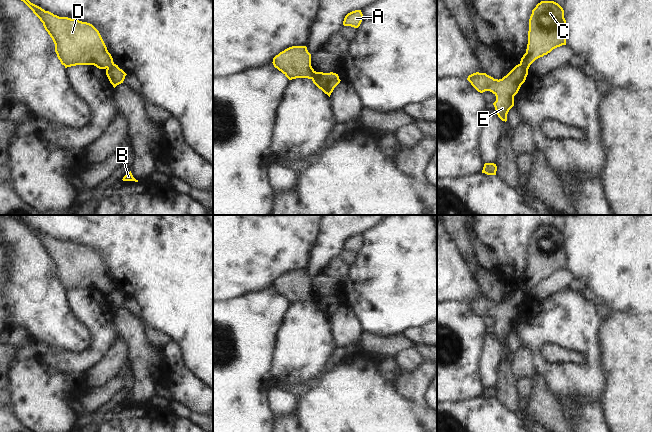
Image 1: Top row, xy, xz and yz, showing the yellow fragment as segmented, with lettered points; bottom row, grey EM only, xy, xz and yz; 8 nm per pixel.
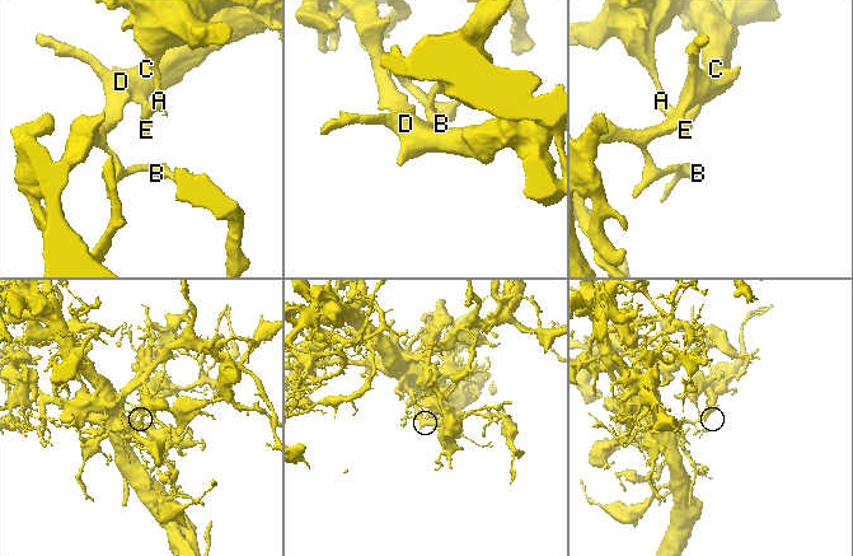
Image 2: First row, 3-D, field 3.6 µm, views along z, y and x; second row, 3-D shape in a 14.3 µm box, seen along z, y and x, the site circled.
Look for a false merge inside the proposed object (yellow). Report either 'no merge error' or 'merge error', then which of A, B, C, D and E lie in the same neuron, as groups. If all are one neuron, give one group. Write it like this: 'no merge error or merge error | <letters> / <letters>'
merge error | A E / B C D

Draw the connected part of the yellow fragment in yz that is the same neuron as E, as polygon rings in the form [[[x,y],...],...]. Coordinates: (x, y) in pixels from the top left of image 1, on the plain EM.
[[[520,287],[499,304],[479,296],[469,299],[467,304],[478,316],[490,315],[496,320],[496,325],[493,327],[496,337],[506,346],[507,338],[514,330],[514,320],[525,306],[527,299],[528,293]]]

